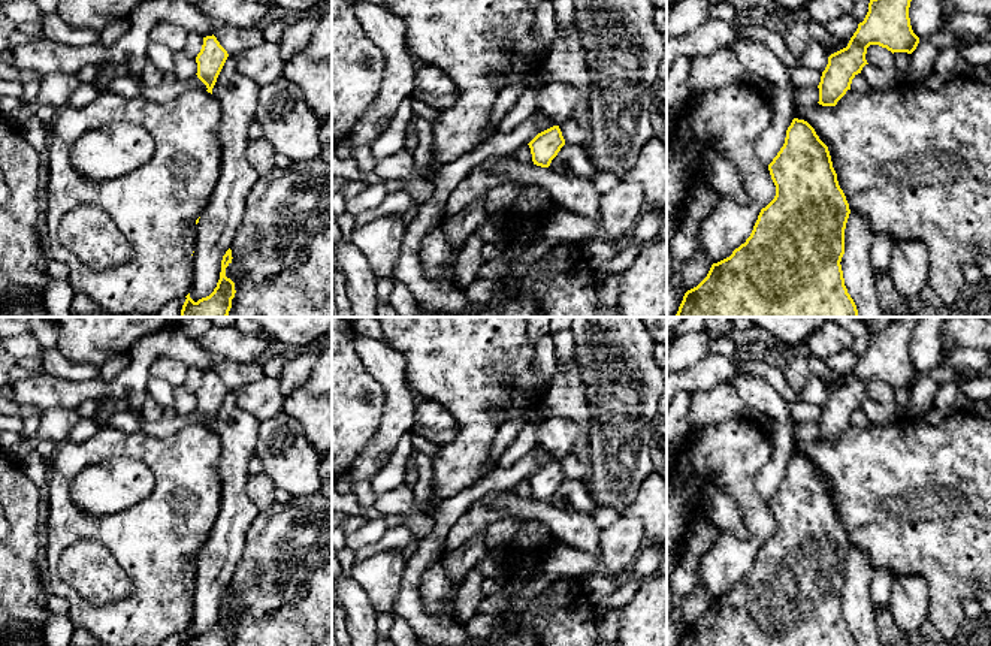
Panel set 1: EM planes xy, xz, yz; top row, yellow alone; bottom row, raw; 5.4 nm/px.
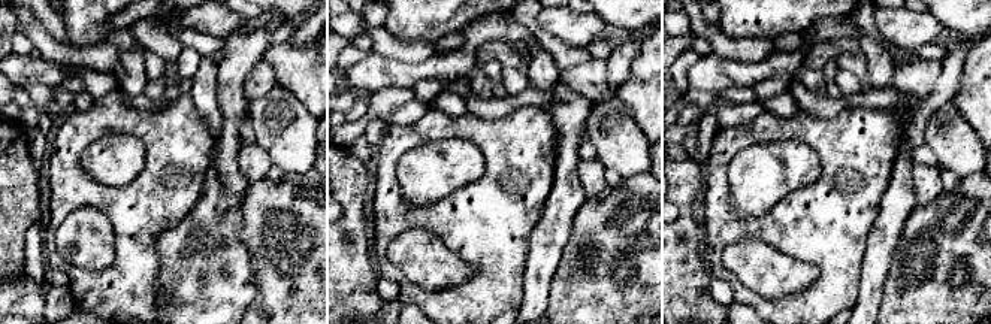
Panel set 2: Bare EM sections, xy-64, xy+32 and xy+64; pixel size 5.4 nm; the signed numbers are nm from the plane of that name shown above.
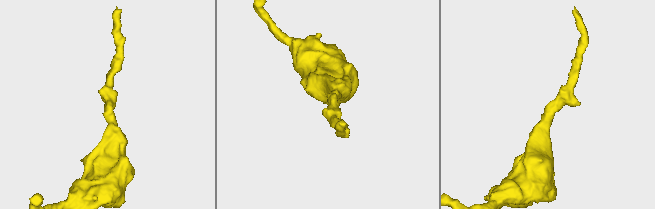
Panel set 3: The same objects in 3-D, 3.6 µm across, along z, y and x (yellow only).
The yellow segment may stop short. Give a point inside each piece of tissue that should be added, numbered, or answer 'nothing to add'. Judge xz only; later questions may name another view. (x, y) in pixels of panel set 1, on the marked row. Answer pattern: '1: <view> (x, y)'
nothing to add

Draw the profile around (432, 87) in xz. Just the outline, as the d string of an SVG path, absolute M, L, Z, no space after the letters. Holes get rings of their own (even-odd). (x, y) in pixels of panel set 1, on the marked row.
M425 66L416 70L413 96L433 109L444 111L457 102L459 90L442 70Z

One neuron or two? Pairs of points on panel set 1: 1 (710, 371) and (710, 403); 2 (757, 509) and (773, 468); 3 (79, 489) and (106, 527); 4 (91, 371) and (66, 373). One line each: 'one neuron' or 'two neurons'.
1: two neurons
2: two neurons
3: two neurons
4: one neuron

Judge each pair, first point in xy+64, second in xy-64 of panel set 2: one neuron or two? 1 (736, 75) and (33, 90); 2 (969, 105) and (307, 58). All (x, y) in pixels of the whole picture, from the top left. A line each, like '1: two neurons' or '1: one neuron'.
1: two neurons
2: one neuron

